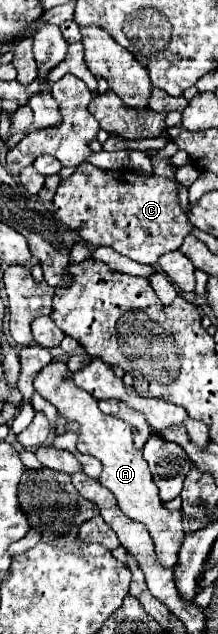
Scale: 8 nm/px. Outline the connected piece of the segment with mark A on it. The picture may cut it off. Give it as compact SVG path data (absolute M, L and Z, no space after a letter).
M60 360L50 362L34 378L34 388L44 400L48 400L58 410L58 420L56 420L56 434L58 436L66 432L68 422L78 422L78 426L80 426L78 452L90 454L102 462L104 470L102 470L102 476L98 478L100 484L116 496L116 502L126 516L130 516L136 522L142 522L148 528L148 532L156 544L156 554L158 554L160 564L164 568L176 568L178 550L180 550L182 538L184 538L182 516L178 510L166 510L164 508L164 504L158 496L158 488L152 482L148 464L142 458L142 452L136 450L136 446L132 442L130 424L126 424L120 418L102 414L98 408L98 402L92 396L88 396L88 394L82 396L82 390L74 384L72 372Z

